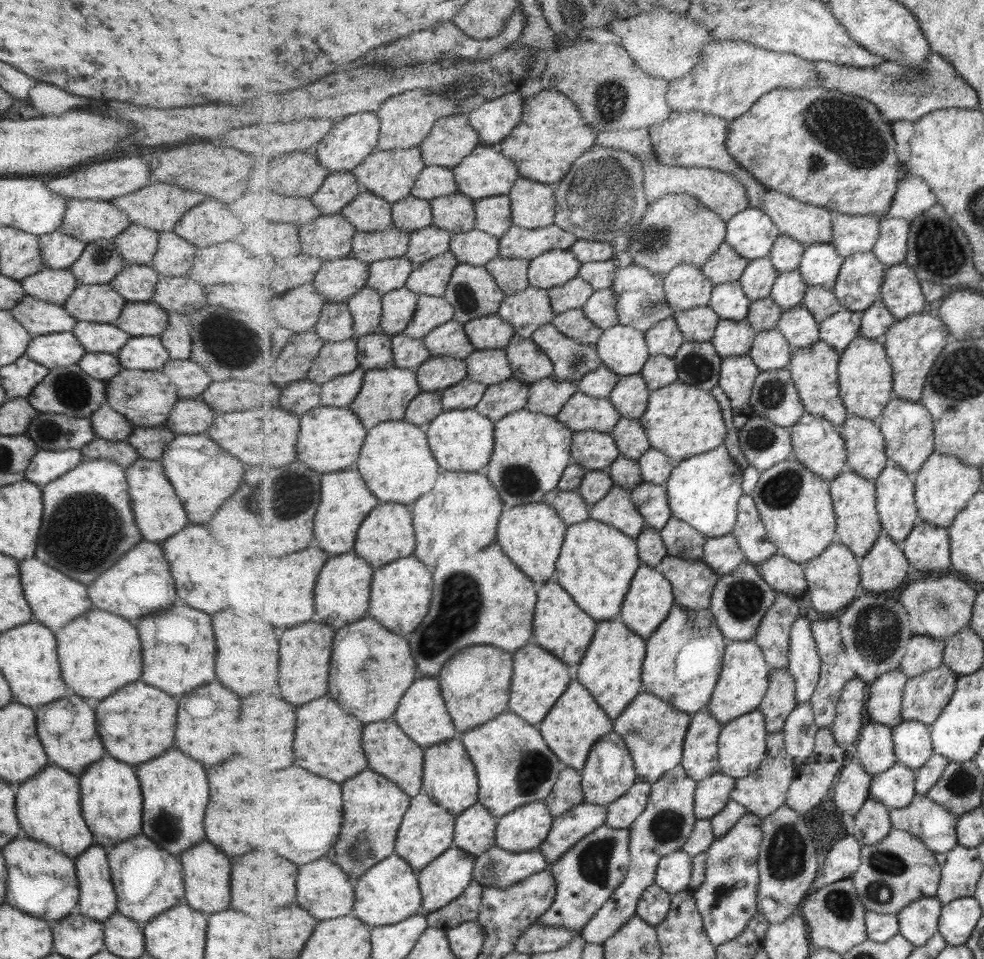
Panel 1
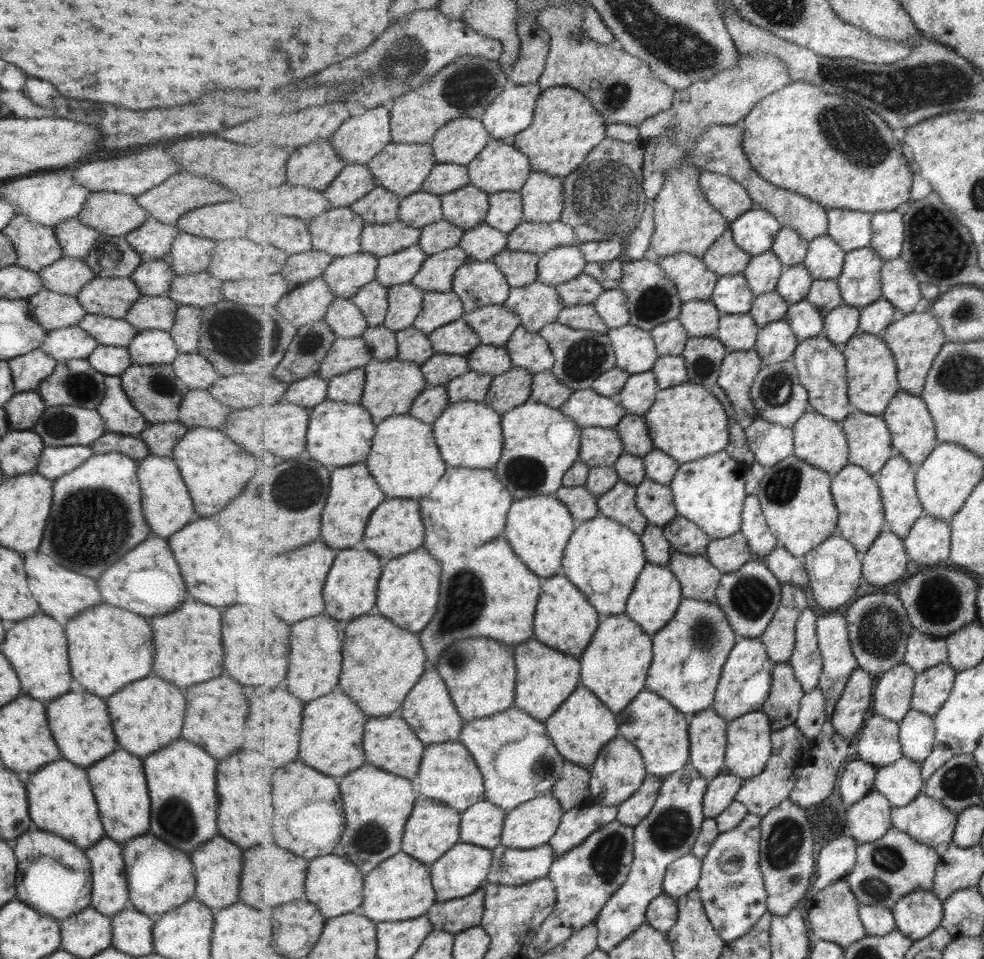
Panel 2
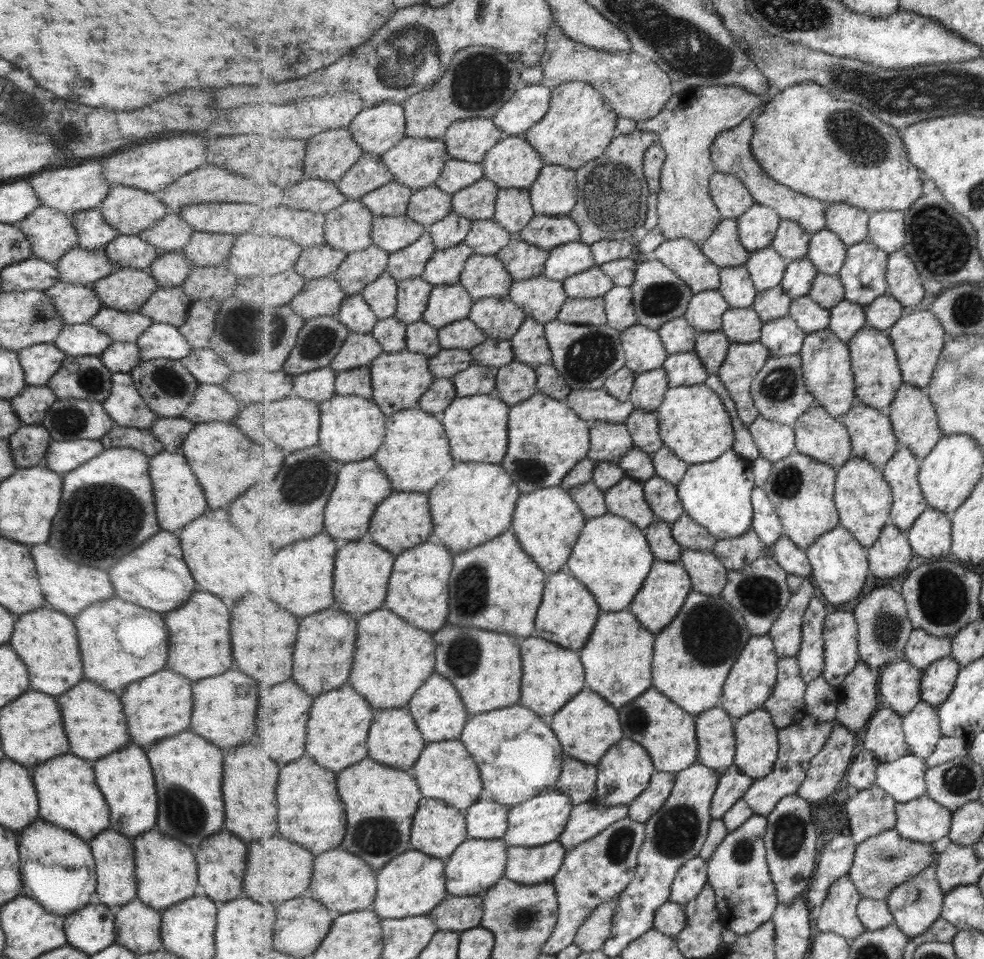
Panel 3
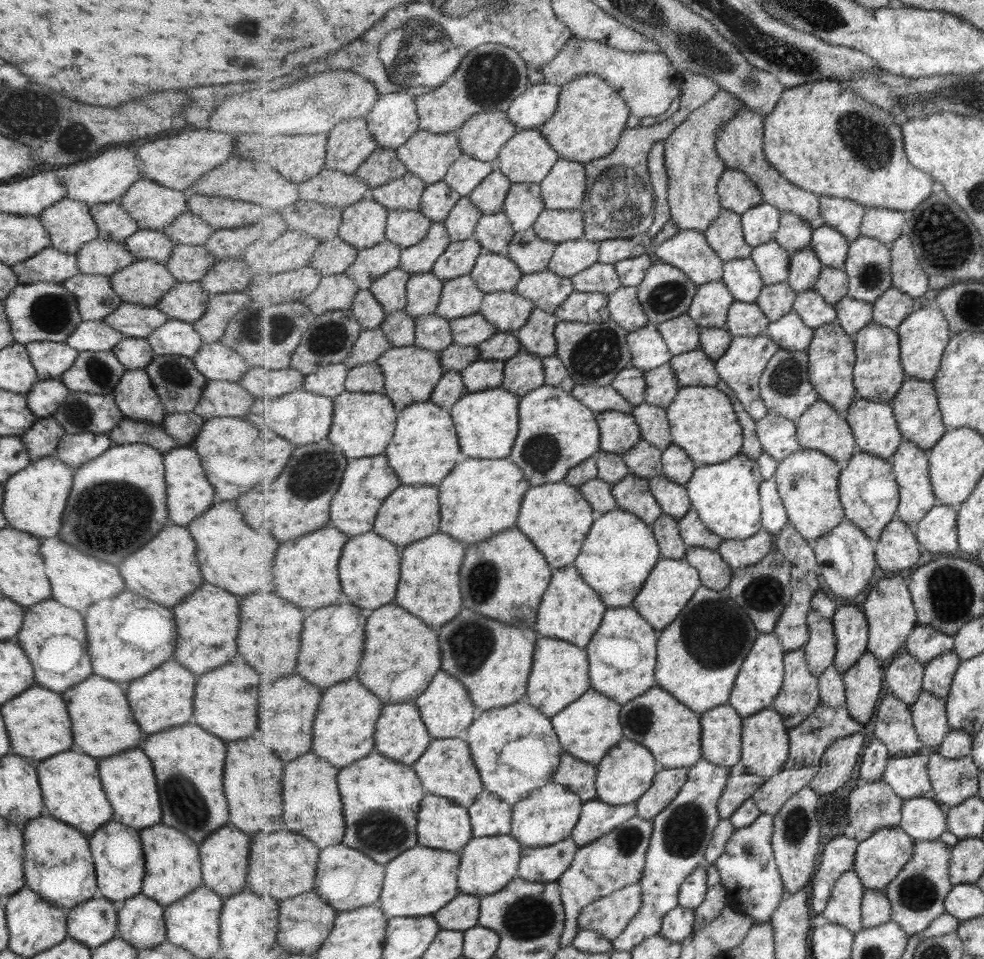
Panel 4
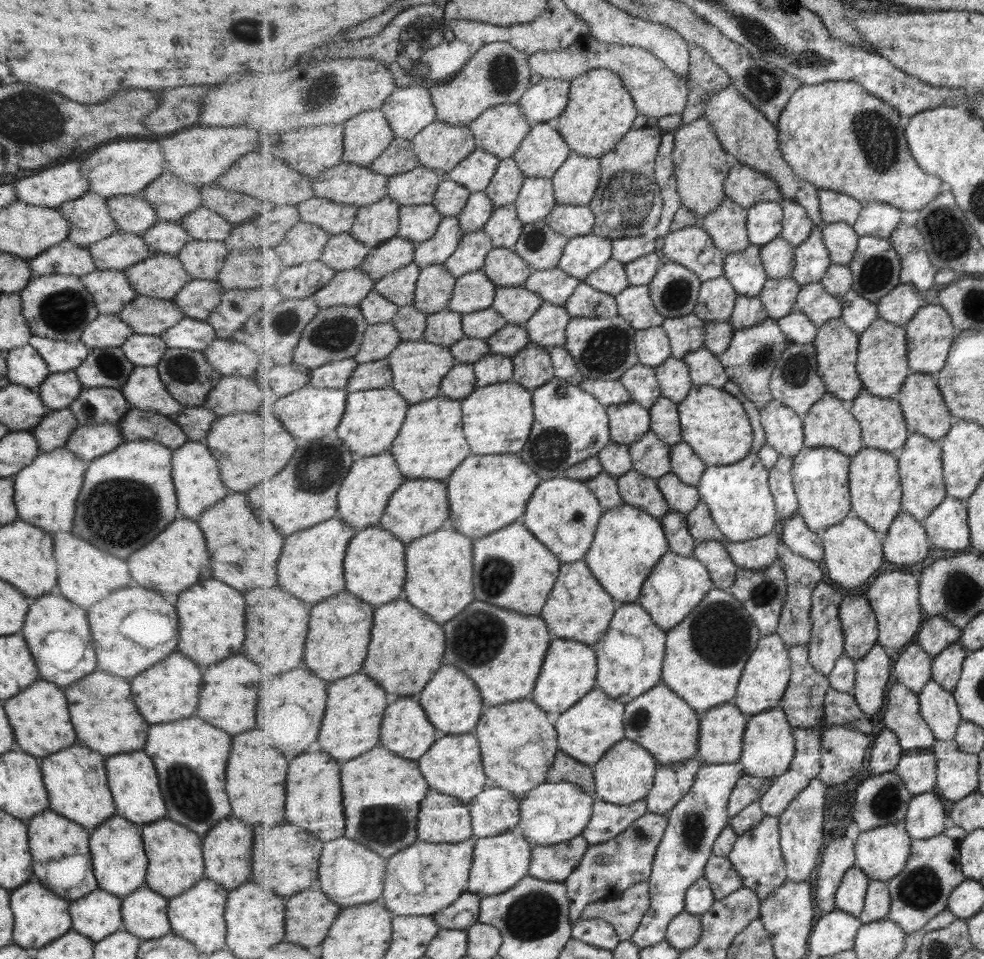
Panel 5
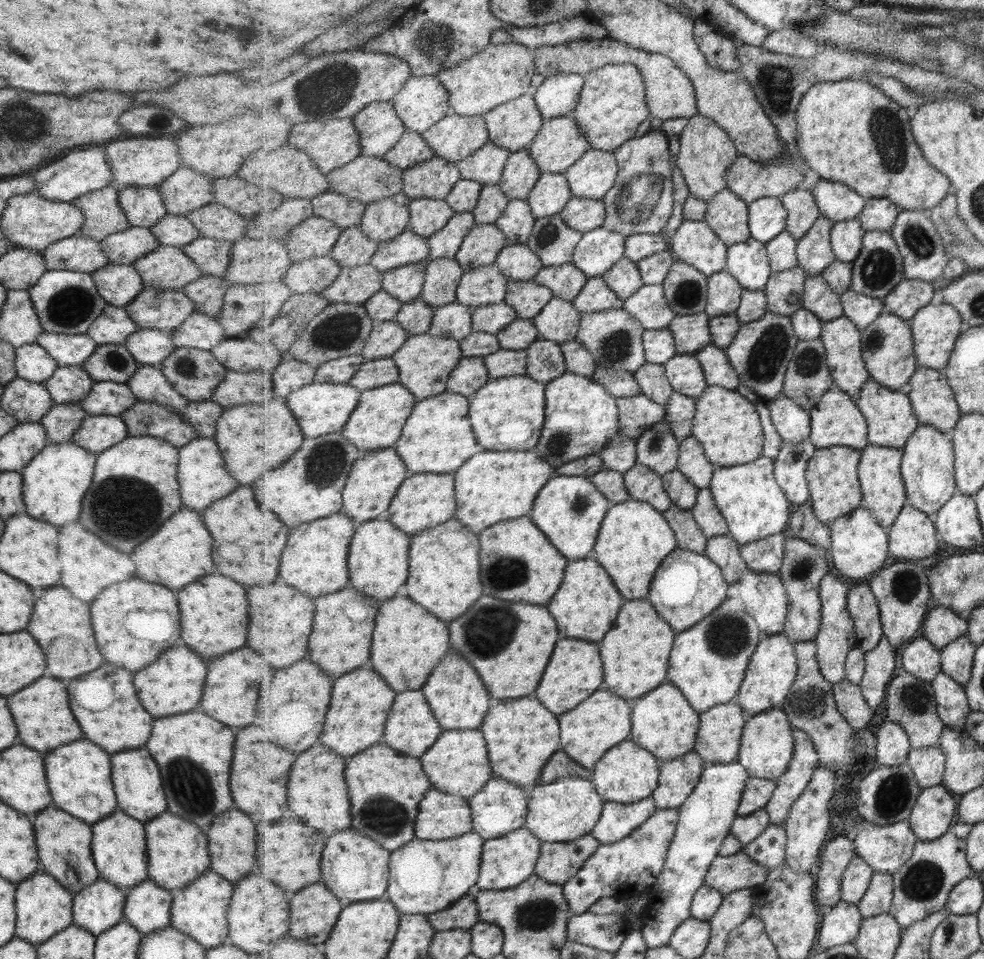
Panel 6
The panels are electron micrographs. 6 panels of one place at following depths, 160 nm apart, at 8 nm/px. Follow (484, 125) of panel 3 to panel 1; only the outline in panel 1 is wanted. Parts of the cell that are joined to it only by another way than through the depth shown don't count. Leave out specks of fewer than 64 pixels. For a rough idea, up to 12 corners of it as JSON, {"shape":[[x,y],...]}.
{"shape":[[469,116],[441,118],[419,147],[454,168],[480,142]]}

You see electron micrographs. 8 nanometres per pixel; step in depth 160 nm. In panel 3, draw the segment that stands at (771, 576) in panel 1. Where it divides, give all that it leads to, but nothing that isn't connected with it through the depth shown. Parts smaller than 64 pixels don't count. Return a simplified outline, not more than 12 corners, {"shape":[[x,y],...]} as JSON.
{"shape":[[784,535],[771,549],[790,575],[811,577],[807,551]]}

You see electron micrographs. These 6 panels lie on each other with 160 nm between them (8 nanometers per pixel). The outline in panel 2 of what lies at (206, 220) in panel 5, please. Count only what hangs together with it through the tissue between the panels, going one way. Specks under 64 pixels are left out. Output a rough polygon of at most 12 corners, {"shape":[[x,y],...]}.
{"shape":[[149,217],[122,237],[144,263],[166,258],[176,225]]}

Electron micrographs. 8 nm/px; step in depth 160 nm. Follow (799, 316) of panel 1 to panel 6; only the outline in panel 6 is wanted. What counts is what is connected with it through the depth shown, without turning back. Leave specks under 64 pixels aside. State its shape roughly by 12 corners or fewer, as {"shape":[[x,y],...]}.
{"shape":[[822,275],[806,280],[804,307],[823,322],[844,315]]}

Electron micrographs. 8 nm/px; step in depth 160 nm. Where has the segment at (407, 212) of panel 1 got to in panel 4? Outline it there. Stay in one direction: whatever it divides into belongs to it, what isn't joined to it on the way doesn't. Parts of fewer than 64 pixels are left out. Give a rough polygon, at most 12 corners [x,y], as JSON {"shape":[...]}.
{"shape":[[444,181],[429,184],[420,211],[446,221],[462,196]]}

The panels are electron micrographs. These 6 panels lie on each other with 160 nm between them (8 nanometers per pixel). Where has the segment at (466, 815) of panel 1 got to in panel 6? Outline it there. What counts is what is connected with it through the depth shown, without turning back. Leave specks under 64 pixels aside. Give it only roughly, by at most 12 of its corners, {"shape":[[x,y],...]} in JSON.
{"shape":[[492,778],[468,801],[485,840],[526,826],[521,786]]}

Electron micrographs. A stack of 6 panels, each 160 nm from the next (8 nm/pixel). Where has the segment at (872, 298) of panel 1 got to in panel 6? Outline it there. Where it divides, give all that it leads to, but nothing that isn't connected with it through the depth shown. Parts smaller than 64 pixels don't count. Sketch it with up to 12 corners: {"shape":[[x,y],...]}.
{"shape":[[867,231],[852,289],[885,298],[905,278],[890,232]]}

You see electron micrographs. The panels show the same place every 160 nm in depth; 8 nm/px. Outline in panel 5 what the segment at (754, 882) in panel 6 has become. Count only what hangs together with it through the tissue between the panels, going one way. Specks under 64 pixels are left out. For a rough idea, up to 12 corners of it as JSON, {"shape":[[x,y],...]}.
{"shape":[[712,855],[704,877],[716,900],[744,886],[732,860]]}

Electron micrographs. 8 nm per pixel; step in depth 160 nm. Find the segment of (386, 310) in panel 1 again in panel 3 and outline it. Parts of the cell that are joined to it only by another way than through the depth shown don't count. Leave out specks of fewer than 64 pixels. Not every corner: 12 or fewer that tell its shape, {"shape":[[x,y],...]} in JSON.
{"shape":[[421,277],[400,281],[396,317],[423,319],[435,285]]}

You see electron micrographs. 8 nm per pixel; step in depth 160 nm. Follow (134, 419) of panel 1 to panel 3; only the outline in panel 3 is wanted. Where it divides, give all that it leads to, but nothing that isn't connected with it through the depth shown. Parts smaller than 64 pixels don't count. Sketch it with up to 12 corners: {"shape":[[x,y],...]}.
{"shape":[[177,360],[128,375],[157,417],[181,416],[198,382]]}

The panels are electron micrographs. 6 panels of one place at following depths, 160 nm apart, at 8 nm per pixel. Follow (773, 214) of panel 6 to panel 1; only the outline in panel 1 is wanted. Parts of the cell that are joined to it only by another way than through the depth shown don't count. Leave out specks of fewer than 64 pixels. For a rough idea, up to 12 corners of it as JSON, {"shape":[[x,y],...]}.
{"shape":[[751,206],[726,223],[726,241],[750,261],[769,257],[782,234]]}

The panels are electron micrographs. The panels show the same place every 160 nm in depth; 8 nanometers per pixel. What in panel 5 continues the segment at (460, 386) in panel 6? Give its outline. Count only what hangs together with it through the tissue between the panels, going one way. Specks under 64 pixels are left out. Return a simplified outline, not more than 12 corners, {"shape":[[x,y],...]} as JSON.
{"shape":[[457,363],[441,395],[462,400],[478,386],[474,363]]}

